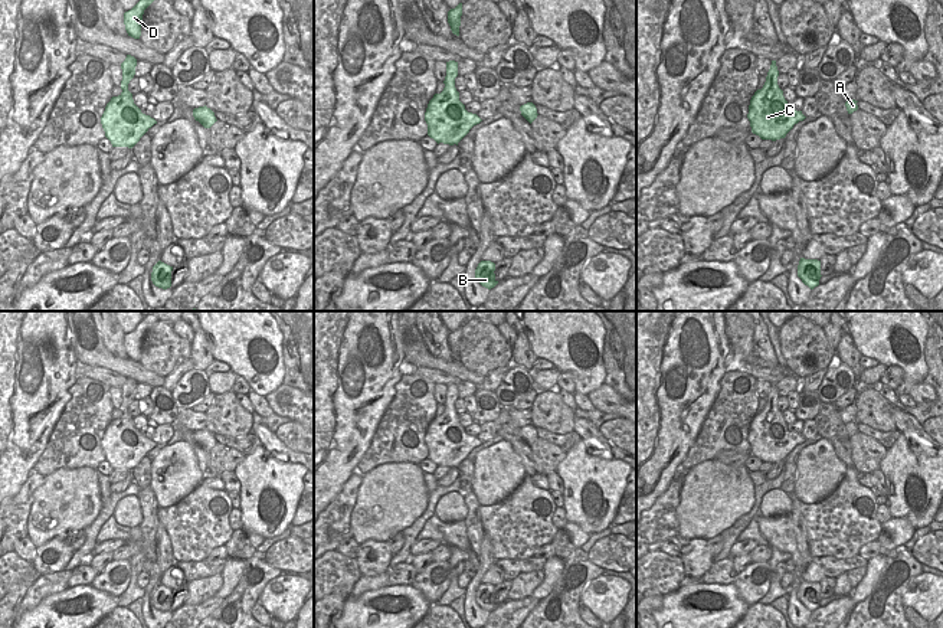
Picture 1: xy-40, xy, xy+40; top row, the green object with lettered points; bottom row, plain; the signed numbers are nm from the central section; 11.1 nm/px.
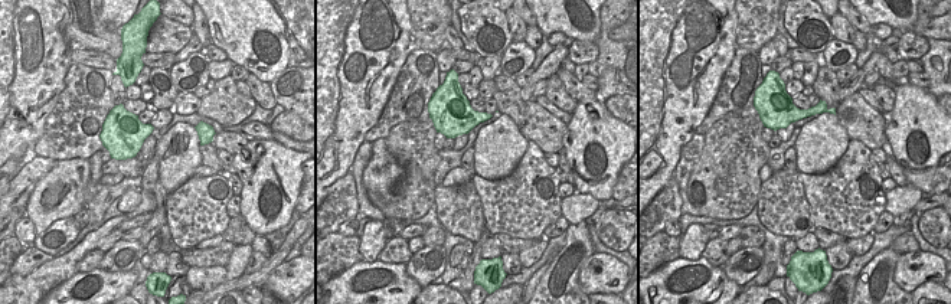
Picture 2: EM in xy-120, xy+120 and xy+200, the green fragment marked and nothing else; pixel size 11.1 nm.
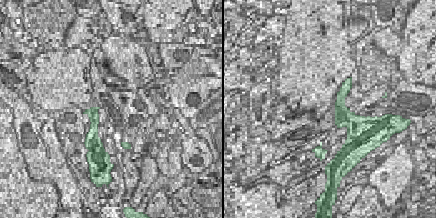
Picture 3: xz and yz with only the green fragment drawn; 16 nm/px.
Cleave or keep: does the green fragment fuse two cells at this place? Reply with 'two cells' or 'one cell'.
one cell

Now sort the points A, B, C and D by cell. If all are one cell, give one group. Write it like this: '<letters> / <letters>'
A B C D

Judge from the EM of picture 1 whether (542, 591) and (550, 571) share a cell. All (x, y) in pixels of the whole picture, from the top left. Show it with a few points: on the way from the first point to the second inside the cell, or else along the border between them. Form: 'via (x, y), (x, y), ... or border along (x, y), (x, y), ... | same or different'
via (546, 586), (550, 575) | same

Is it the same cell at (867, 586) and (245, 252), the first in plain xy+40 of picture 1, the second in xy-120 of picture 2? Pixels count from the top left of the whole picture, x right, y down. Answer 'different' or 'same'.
same

